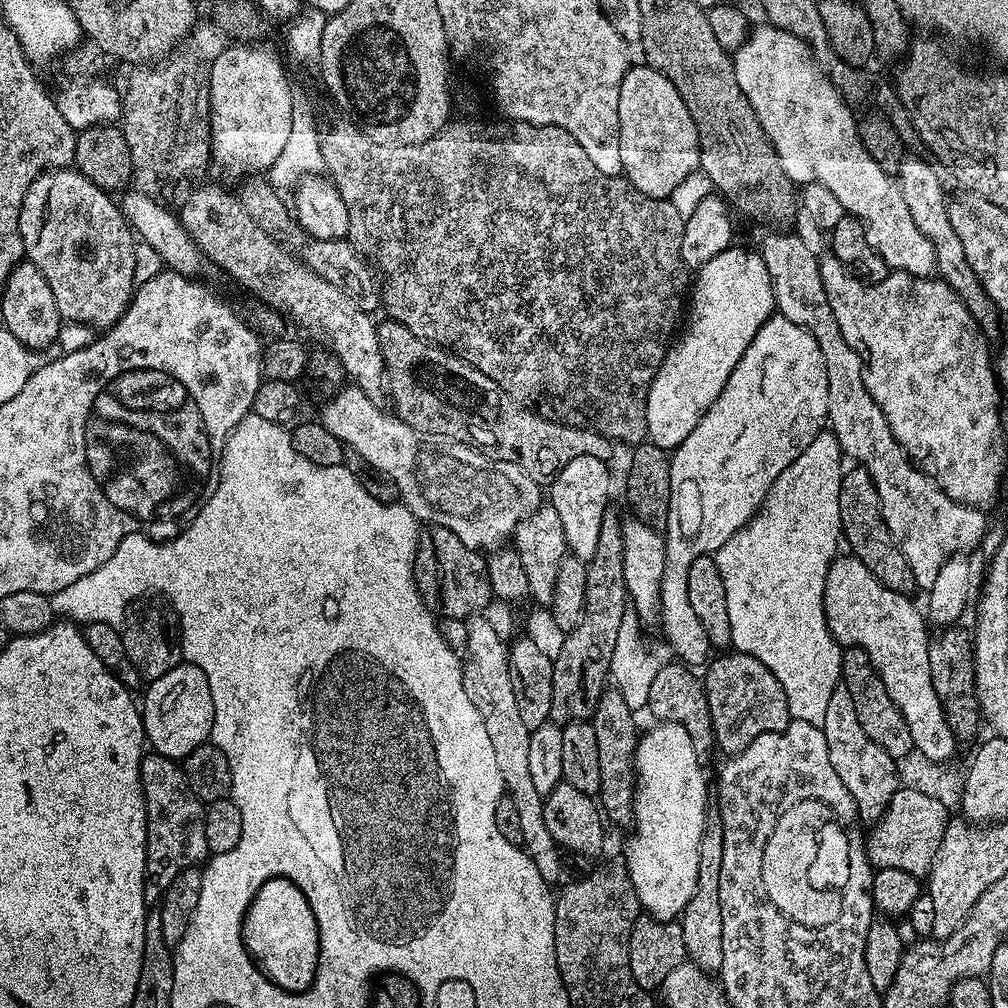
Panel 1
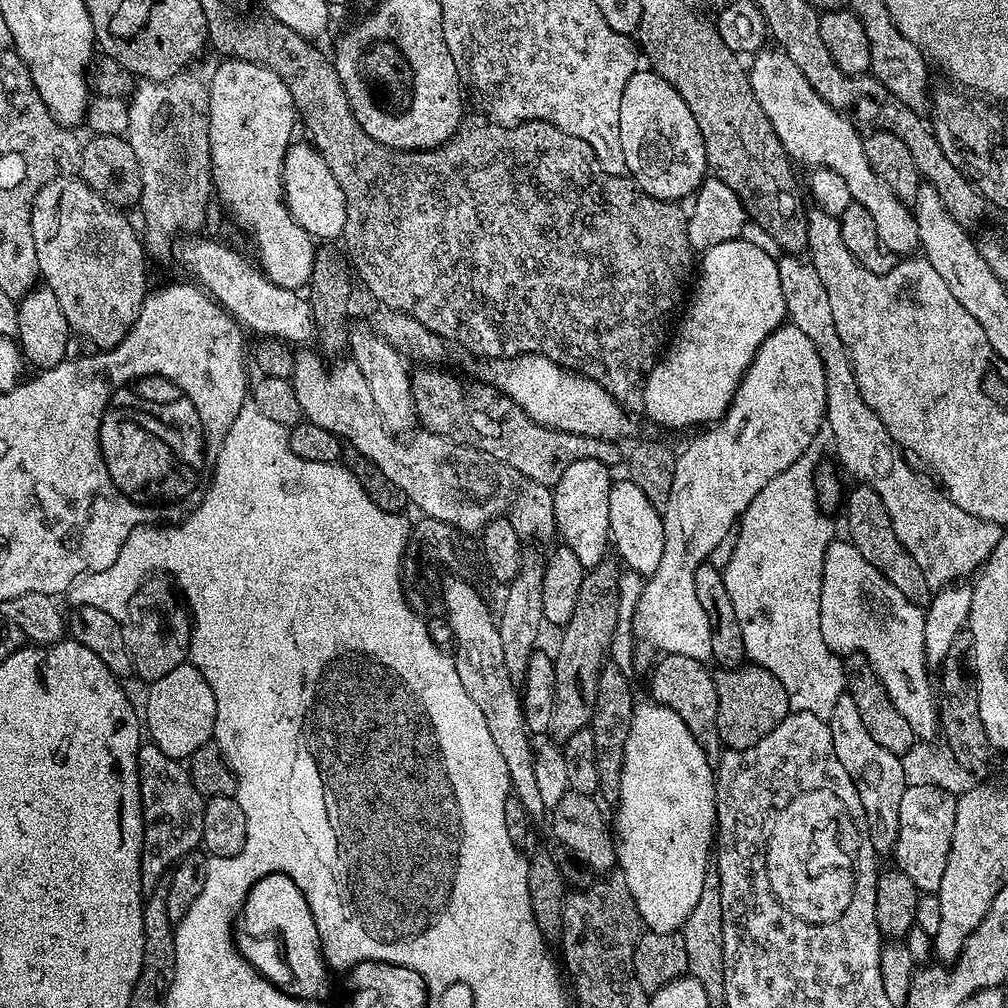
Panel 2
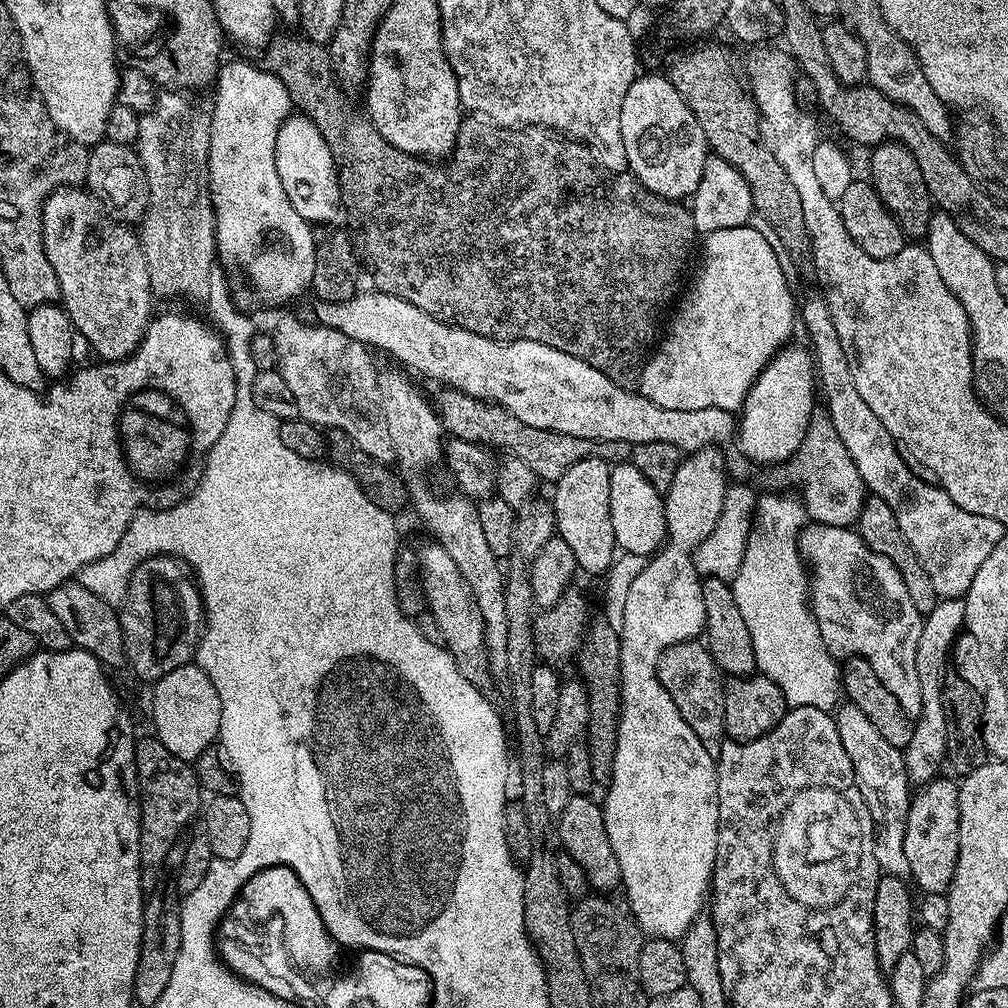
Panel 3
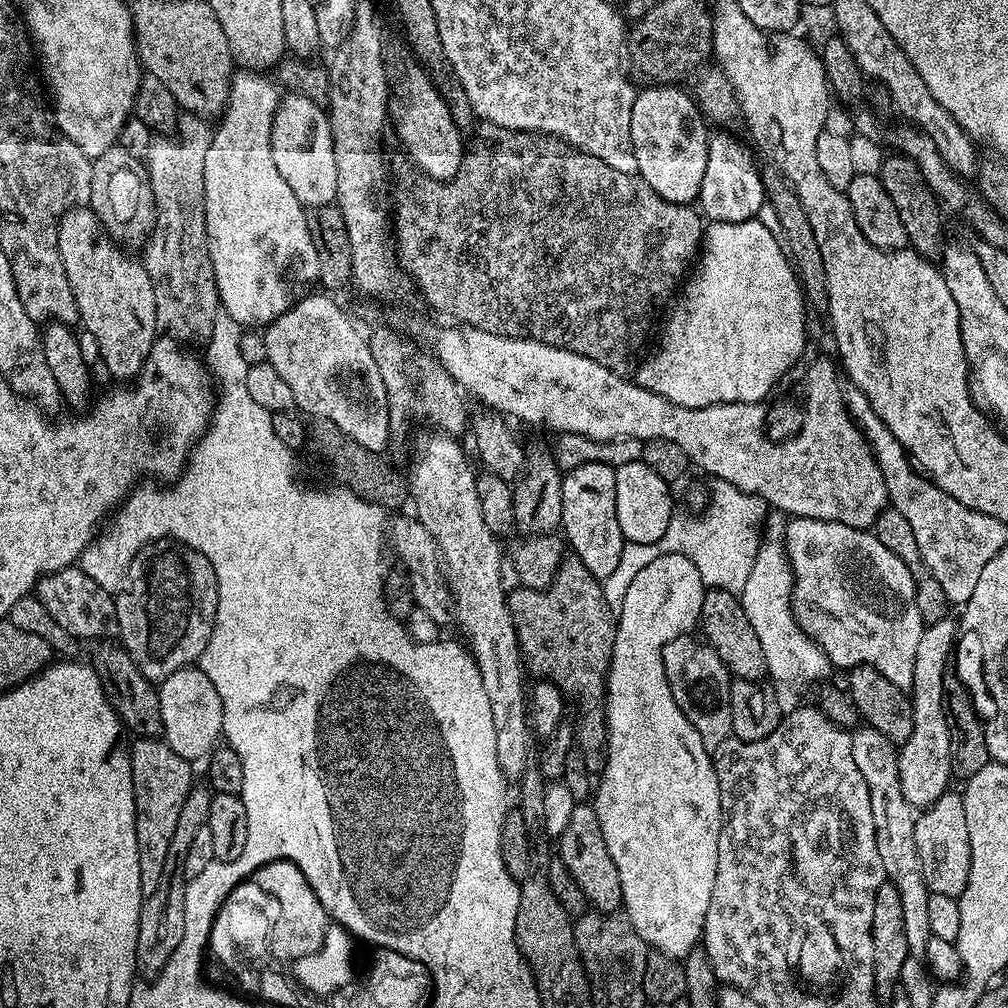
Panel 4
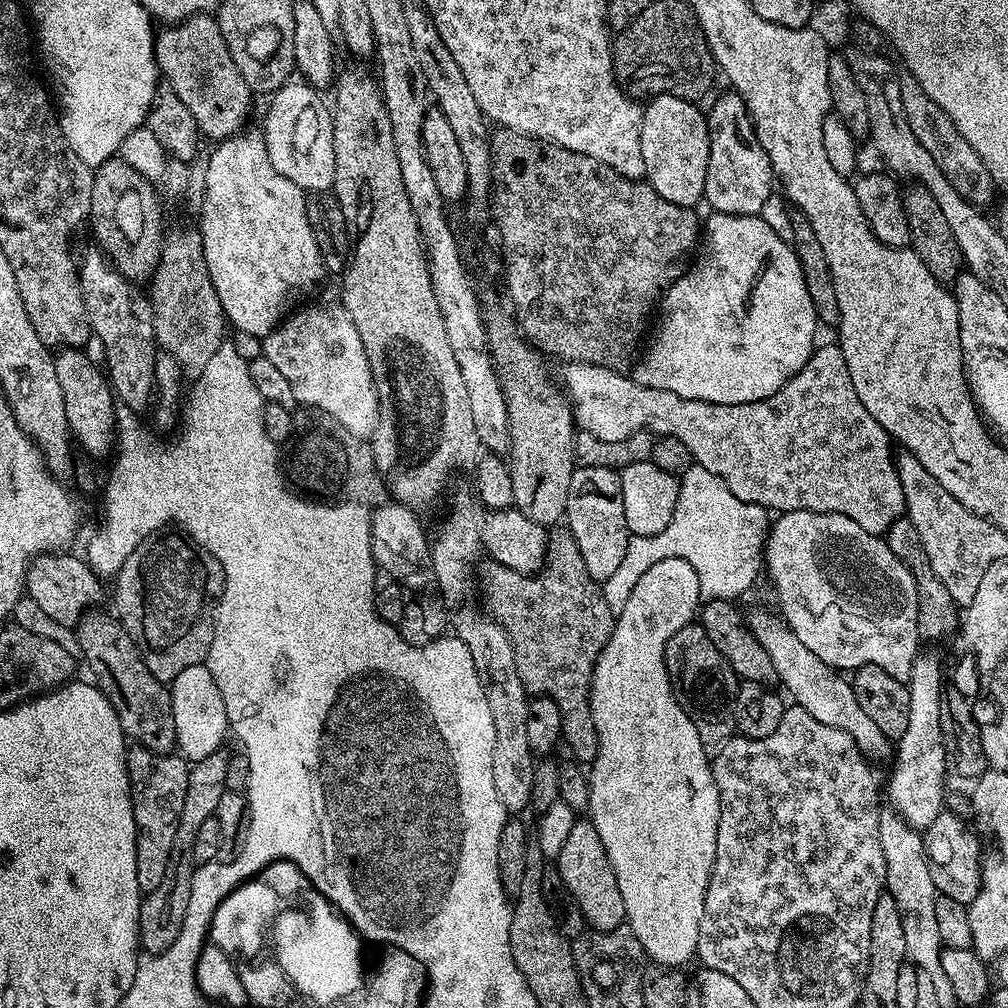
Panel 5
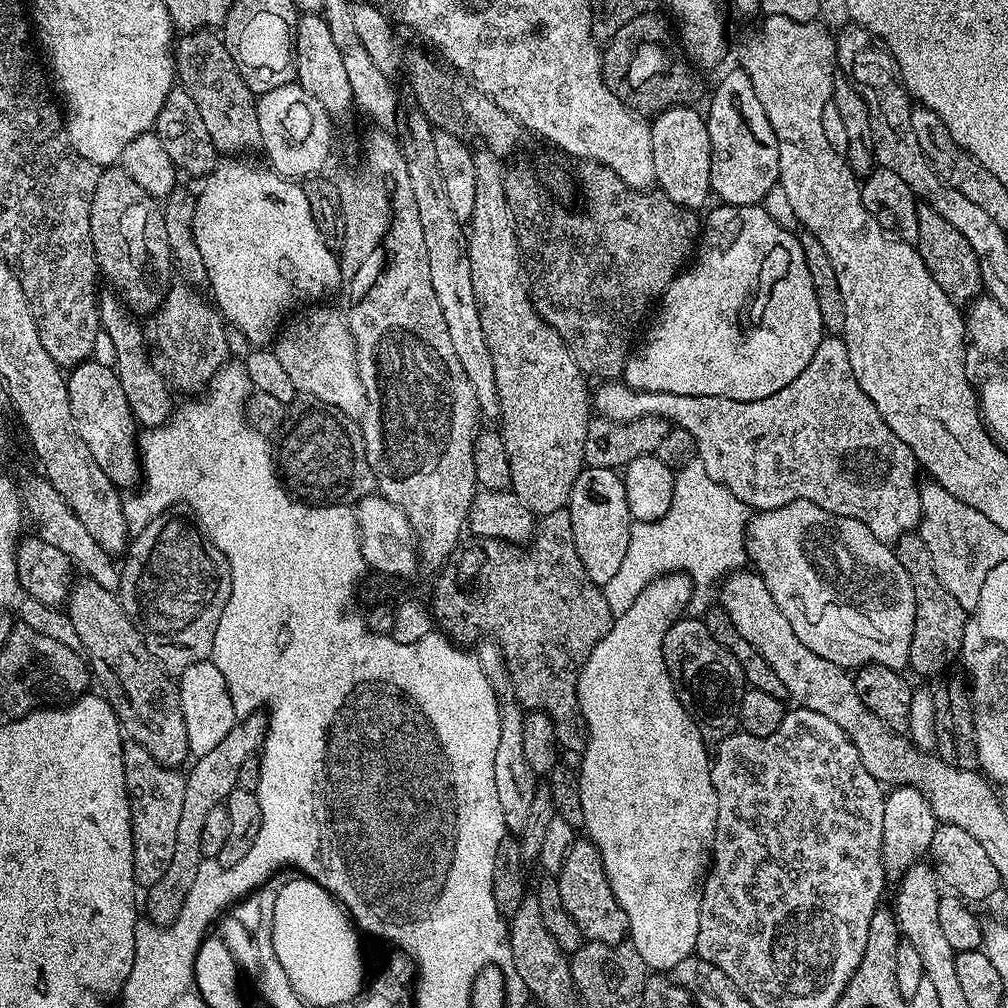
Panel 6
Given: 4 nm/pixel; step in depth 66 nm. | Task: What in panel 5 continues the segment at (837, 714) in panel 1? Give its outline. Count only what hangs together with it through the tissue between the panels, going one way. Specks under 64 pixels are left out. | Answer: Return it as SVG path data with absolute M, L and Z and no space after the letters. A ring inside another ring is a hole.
M891 806L881 807L878 832L882 842L882 854L886 858L884 883L898 906L898 914L902 914L902 931L906 937L908 960L919 971L930 974L934 994L938 994L938 1002L942 1006L955 1005L957 999L954 989L942 970L942 945L938 938L938 922L934 911L938 893L934 886L934 878L930 878L928 855L924 852L924 837L917 829L911 828Z

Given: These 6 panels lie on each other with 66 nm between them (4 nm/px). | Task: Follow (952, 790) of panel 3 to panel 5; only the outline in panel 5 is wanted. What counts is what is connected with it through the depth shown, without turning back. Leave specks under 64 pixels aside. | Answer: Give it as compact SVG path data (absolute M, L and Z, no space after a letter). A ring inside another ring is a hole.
M951 810L940 813L923 833L924 852L928 855L930 878L934 878L937 893L965 906L982 891L982 863L980 864L980 840L968 829L968 824Z

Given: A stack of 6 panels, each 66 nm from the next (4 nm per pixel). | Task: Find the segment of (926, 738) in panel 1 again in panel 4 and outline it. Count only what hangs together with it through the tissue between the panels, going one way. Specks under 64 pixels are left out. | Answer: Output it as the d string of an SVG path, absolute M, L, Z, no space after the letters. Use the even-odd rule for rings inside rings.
M798 516L789 519L783 544L795 580L792 590L793 616L797 626L825 652L831 667L851 670L859 664L869 664L878 670L878 674L890 678L894 686L911 689L914 682L914 653L918 650L918 638L922 638L926 622L922 614L918 614L914 578L910 570L906 570L906 562L882 546L871 531L818 518Z

